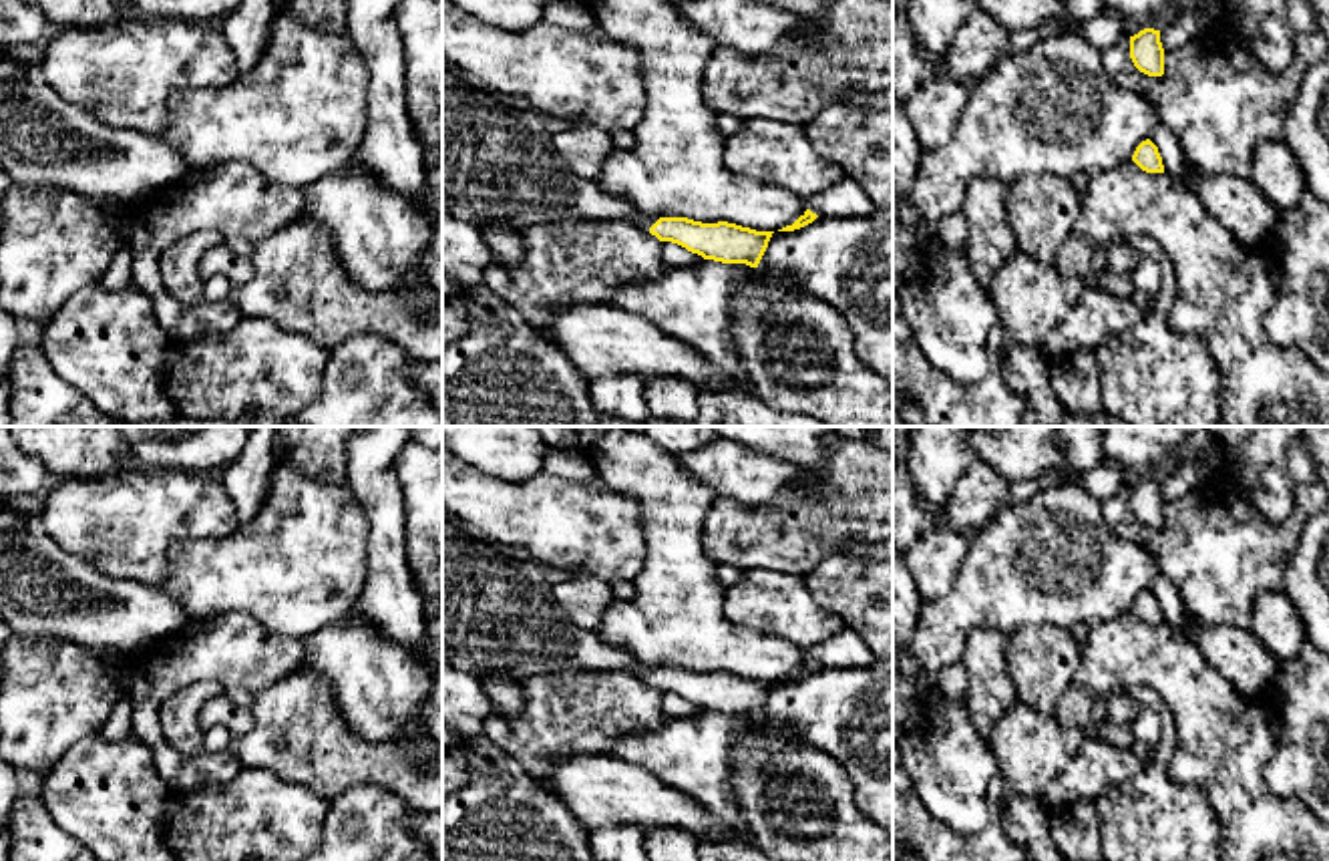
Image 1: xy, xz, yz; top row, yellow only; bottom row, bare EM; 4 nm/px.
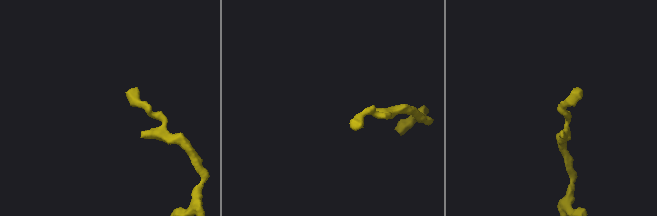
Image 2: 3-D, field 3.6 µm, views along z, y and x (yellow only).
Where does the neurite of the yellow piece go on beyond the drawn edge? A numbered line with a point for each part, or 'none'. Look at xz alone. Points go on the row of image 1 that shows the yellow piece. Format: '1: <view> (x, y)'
1: xz (499, 165)

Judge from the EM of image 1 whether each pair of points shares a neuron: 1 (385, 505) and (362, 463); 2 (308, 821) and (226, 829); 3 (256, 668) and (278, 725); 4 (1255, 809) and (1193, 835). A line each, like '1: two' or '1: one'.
1: one
2: one
3: two
4: two

